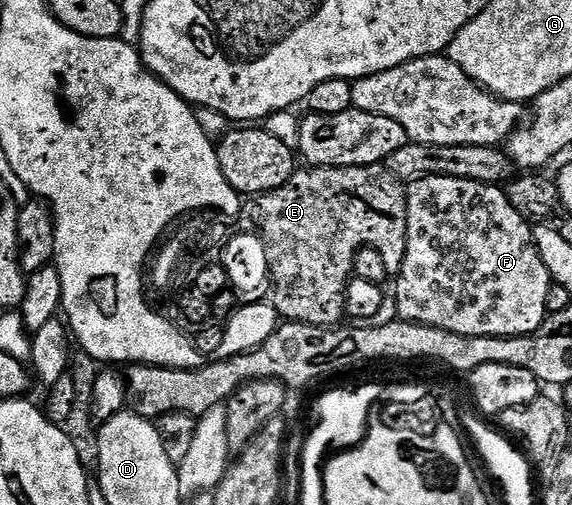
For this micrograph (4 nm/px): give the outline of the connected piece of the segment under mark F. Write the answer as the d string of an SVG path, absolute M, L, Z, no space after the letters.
M432 175L426 179L418 179L408 188L409 192L409 229L405 260L401 263L401 280L397 283L397 301L399 303L400 318L410 323L422 323L428 327L439 327L444 331L459 333L463 337L511 337L512 335L534 335L540 331L550 314L549 294L555 291L553 274L547 269L543 257L537 248L535 227L526 216L509 200L508 194L500 186L447 177L446 175Z

